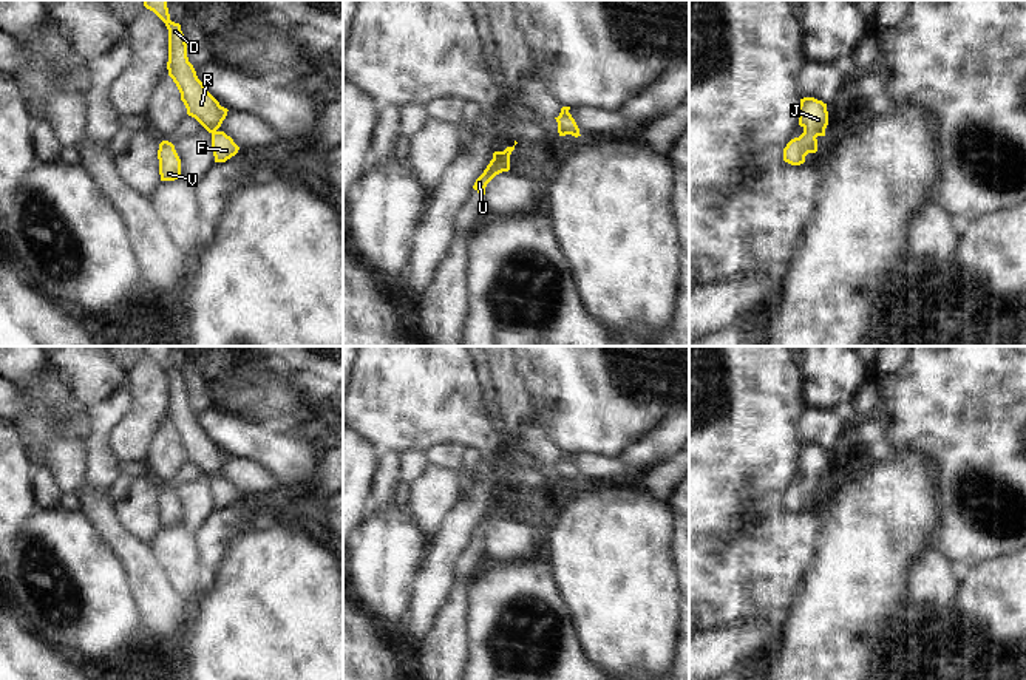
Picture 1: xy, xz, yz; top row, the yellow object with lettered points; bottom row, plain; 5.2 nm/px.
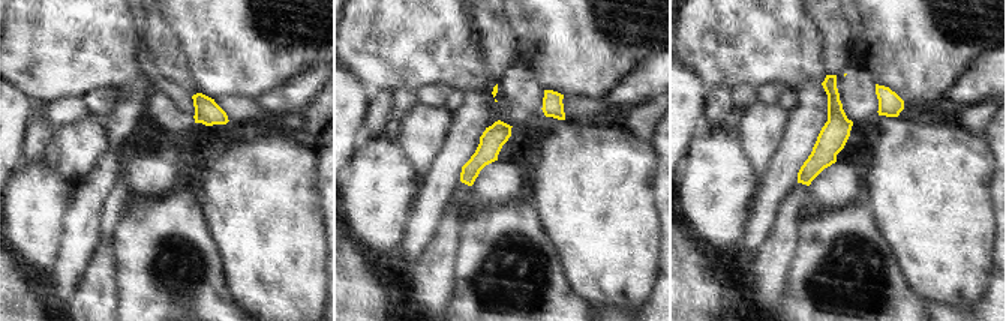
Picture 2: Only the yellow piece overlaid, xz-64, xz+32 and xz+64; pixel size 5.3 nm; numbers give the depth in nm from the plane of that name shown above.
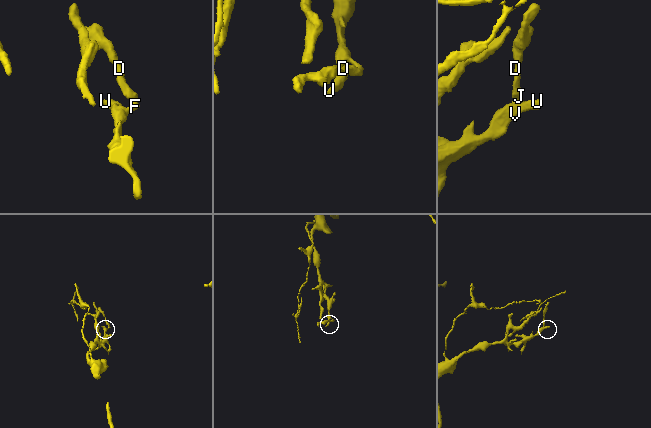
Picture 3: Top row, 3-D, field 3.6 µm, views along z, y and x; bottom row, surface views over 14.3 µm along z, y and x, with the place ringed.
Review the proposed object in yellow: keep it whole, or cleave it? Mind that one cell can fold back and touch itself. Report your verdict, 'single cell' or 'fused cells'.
single cell

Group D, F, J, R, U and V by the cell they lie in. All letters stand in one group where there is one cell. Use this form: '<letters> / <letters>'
D F J R U V

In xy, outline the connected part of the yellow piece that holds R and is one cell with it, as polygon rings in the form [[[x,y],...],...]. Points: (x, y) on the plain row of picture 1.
[[[144,346],[144,352],[153,357],[168,376],[167,416],[181,439],[187,461],[195,464],[212,481],[215,508],[226,508],[240,496],[230,482],[218,476],[229,456],[221,453],[198,425],[187,403],[187,389],[181,371],[170,366],[167,346]]]

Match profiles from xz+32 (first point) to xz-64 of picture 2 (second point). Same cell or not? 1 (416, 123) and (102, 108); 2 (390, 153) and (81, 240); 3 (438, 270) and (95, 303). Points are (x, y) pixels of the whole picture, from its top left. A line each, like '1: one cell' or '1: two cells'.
1: two cells
2: two cells
3: one cell

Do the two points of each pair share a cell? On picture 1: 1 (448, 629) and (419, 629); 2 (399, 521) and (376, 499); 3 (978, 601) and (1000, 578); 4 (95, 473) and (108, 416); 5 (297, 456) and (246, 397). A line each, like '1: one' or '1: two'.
1: two
2: two
3: one
4: one
5: two

